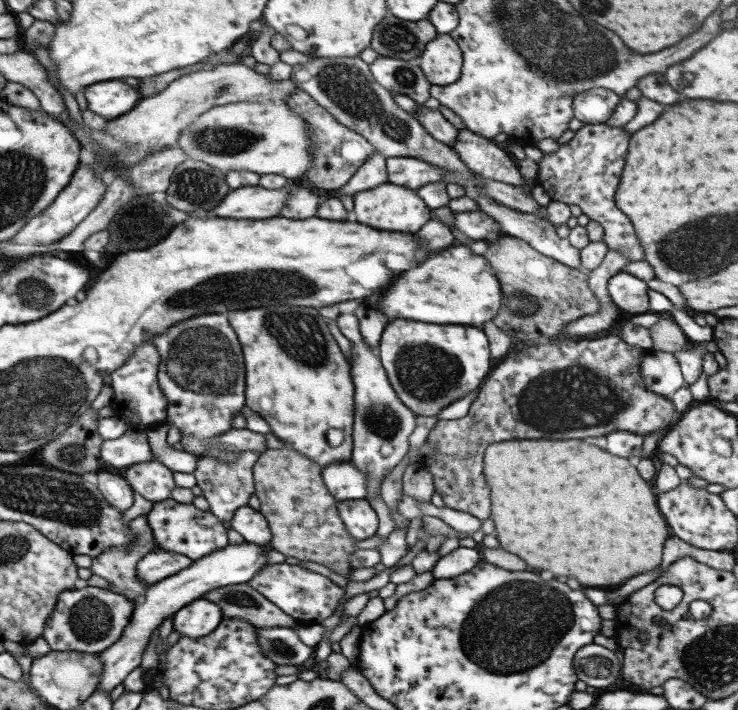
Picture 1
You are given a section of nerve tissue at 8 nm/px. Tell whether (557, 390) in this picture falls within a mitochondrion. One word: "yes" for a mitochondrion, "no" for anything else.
yes

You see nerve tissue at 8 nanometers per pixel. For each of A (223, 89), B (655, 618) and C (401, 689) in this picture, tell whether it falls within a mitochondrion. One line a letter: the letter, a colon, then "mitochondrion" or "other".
A: mitochondrion
B: other
C: other

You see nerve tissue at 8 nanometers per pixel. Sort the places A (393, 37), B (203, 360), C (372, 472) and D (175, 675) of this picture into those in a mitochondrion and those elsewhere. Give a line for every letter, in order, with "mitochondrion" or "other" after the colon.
A: mitochondrion
B: mitochondrion
C: other
D: other

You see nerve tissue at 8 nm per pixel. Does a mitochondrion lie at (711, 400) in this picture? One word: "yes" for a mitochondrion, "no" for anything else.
no

